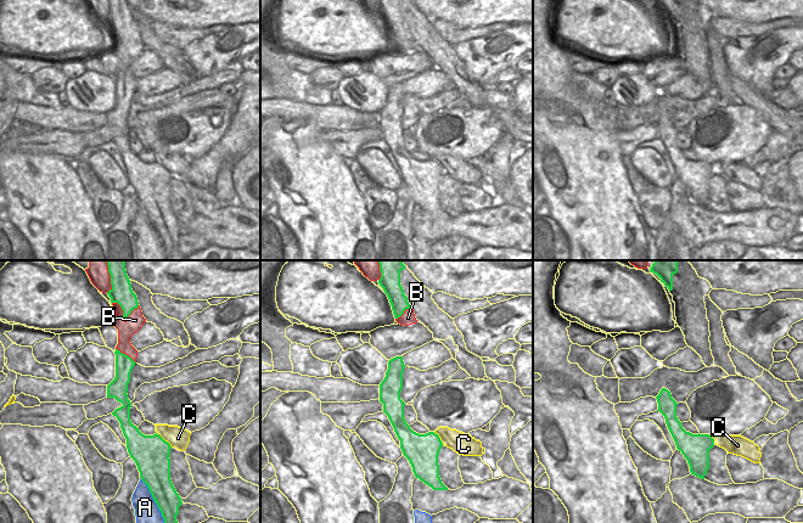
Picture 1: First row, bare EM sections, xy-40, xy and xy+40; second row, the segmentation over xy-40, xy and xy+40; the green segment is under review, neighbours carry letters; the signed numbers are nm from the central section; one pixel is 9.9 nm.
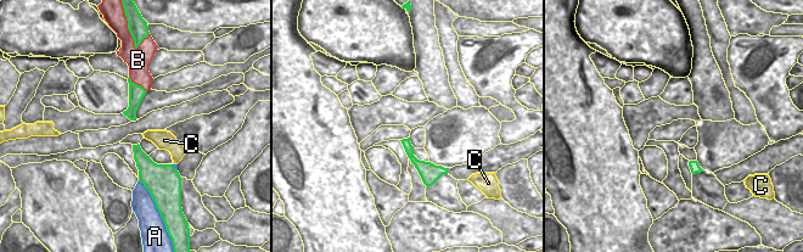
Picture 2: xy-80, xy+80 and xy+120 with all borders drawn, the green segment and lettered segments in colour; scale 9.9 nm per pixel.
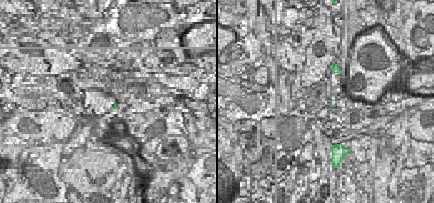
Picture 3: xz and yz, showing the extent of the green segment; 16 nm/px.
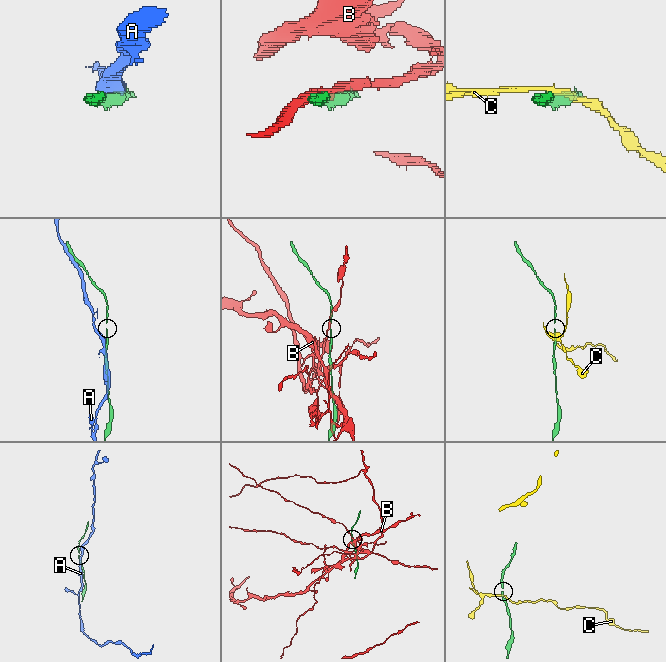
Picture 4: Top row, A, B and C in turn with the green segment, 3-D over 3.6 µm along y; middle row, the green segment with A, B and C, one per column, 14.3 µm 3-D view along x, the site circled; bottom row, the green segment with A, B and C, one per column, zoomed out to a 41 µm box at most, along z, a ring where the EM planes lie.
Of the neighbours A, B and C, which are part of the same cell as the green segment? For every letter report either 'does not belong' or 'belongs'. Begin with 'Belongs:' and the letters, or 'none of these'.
Belongs: none of these
A: does not belong
B: does not belong
C: does not belong

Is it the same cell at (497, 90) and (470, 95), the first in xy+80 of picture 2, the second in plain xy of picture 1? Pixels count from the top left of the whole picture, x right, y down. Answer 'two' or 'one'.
two

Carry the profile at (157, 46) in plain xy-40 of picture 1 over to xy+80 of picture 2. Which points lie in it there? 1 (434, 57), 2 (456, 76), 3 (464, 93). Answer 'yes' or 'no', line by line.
1: yes
2: no
3: no

